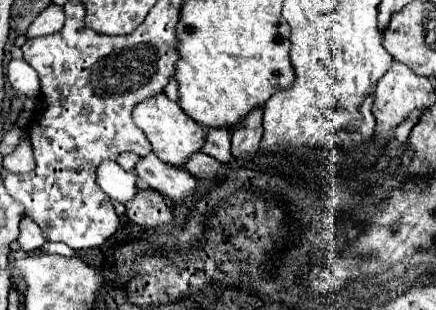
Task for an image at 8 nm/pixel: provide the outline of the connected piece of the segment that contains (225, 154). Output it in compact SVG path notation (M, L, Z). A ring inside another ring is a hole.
M208 130L202 152L220 162L228 162L232 158L230 156L230 132L228 130Z

